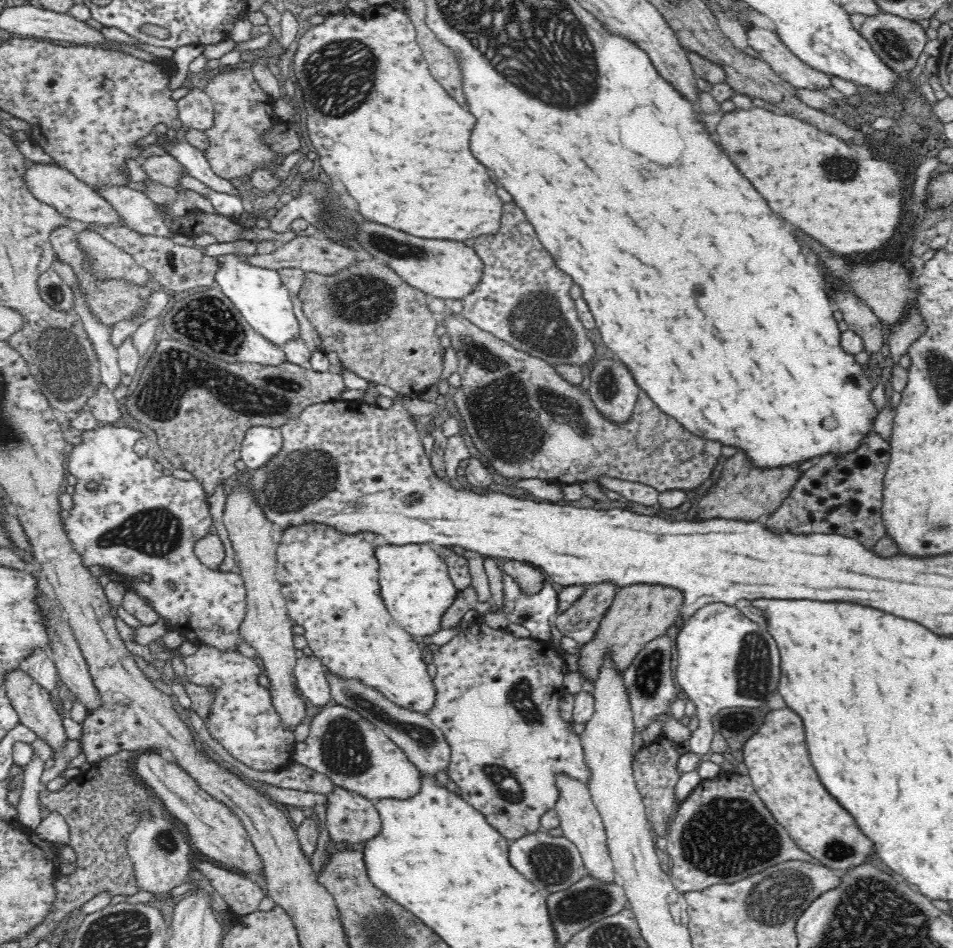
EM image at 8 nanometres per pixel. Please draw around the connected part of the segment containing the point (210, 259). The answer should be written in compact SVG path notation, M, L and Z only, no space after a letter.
M86 223L85 230L91 230L99 234L104 240L131 254L140 266L143 266L150 277L160 283L171 294L193 292L195 290L209 288L215 281L216 272L220 270L222 263L216 257L204 253L204 248L188 247L176 244L169 237L153 234L142 234L128 226L97 225Z

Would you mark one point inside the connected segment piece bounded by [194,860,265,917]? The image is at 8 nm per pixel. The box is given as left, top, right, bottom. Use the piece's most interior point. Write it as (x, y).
(243, 895)

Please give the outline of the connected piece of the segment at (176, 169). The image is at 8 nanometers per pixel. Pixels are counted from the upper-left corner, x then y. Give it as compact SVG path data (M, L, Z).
M152 156L140 160L140 168L148 176L166 187L182 192L185 188L178 186L178 176L185 168L172 156Z

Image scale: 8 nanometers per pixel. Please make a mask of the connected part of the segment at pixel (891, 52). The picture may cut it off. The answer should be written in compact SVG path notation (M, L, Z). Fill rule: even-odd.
M882 12L870 16L859 29L859 34L871 44L872 49L895 72L910 72L916 66L916 61L927 44L926 30L916 21L910 21L900 16Z

